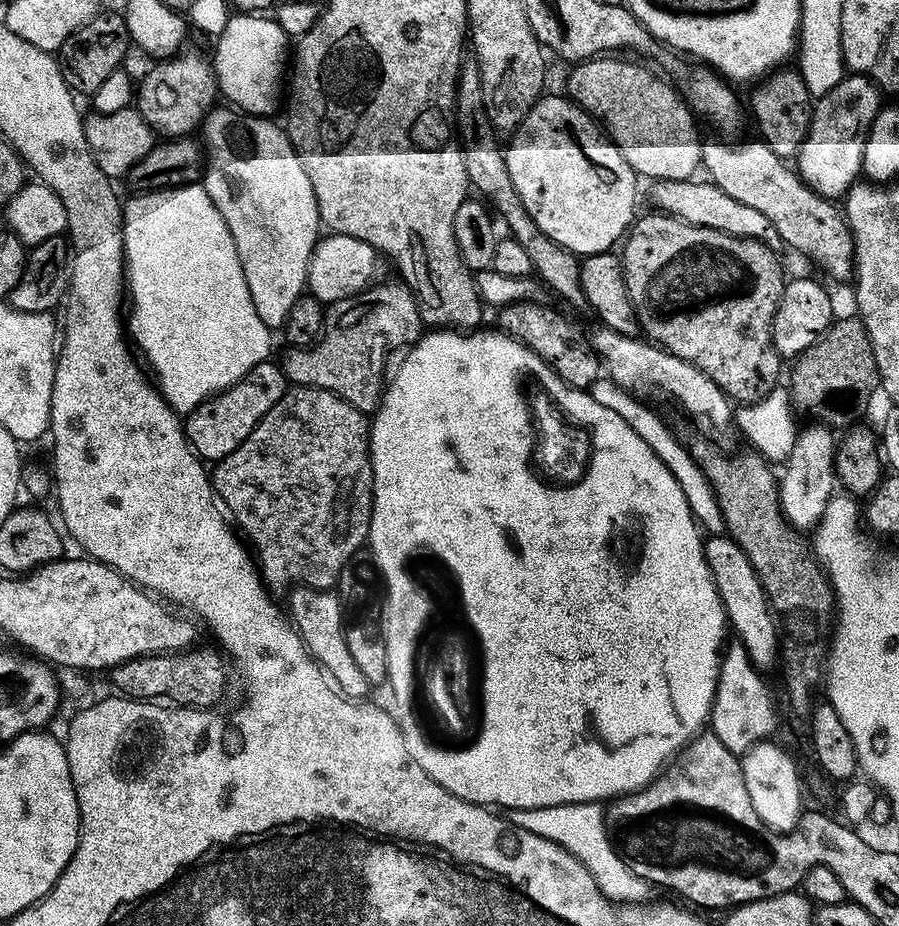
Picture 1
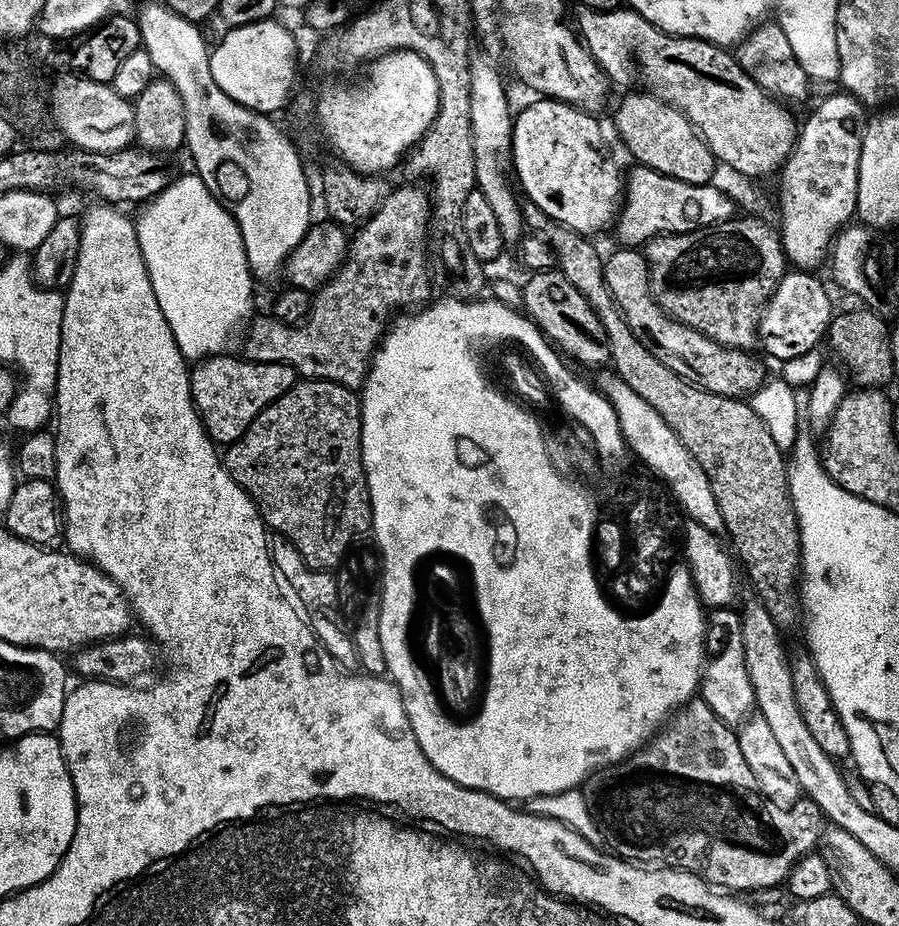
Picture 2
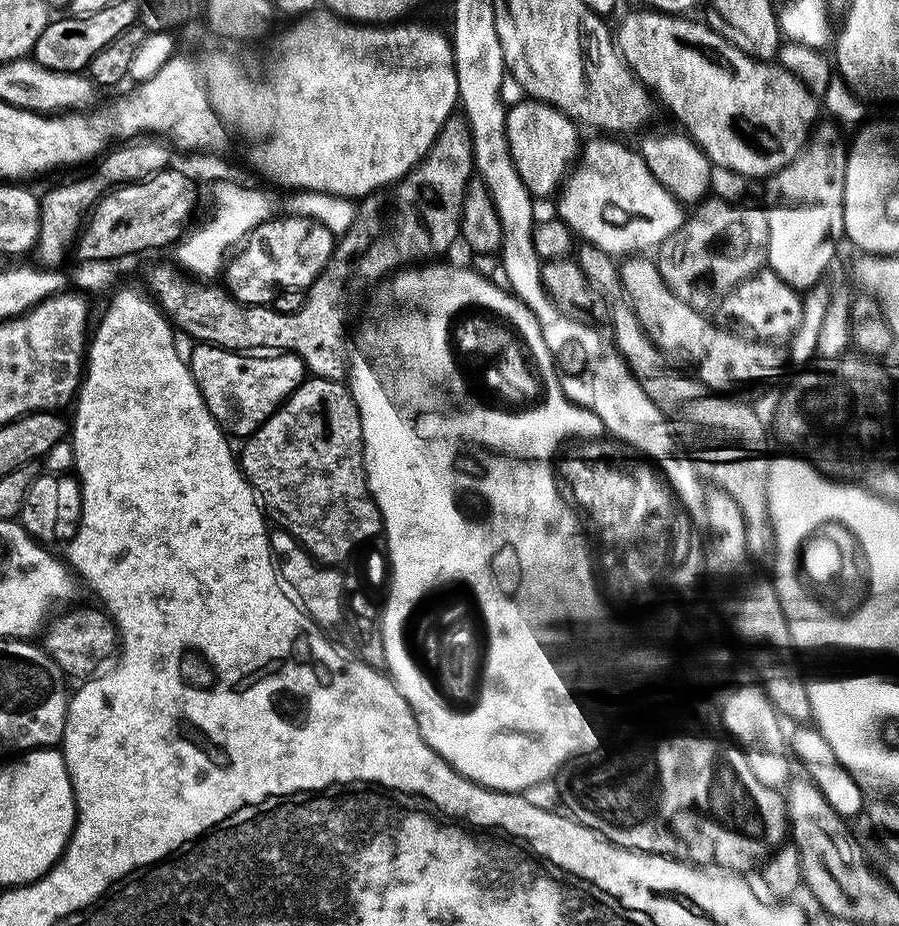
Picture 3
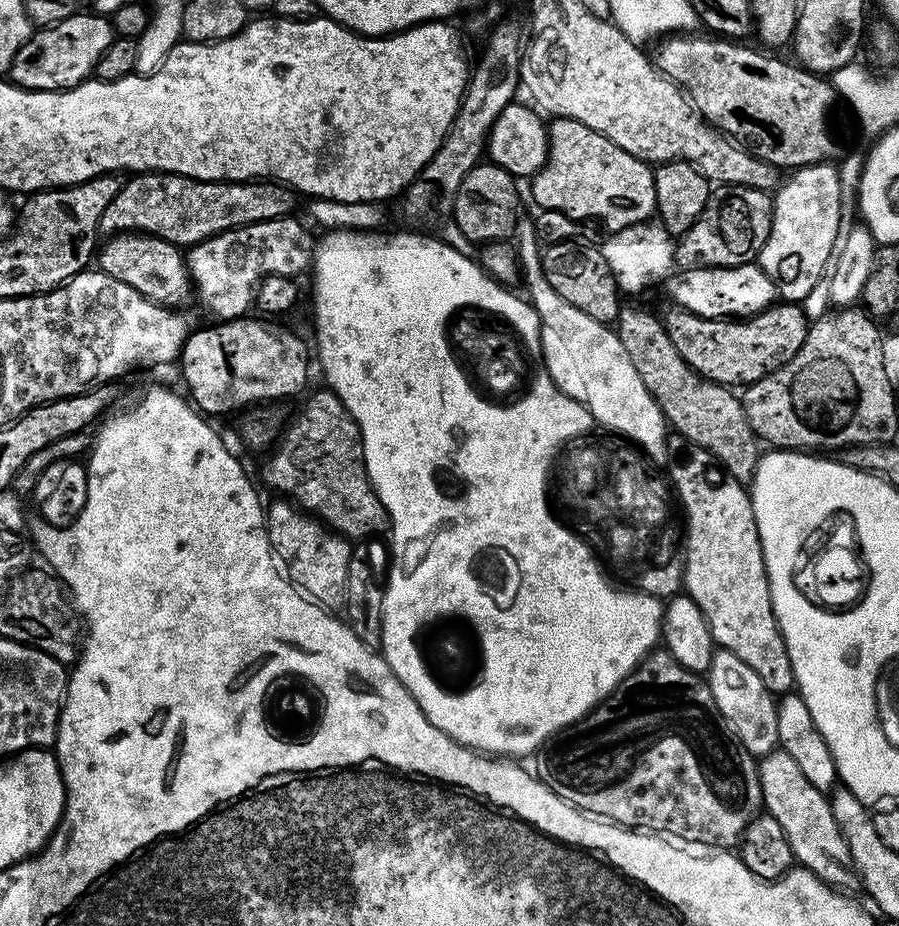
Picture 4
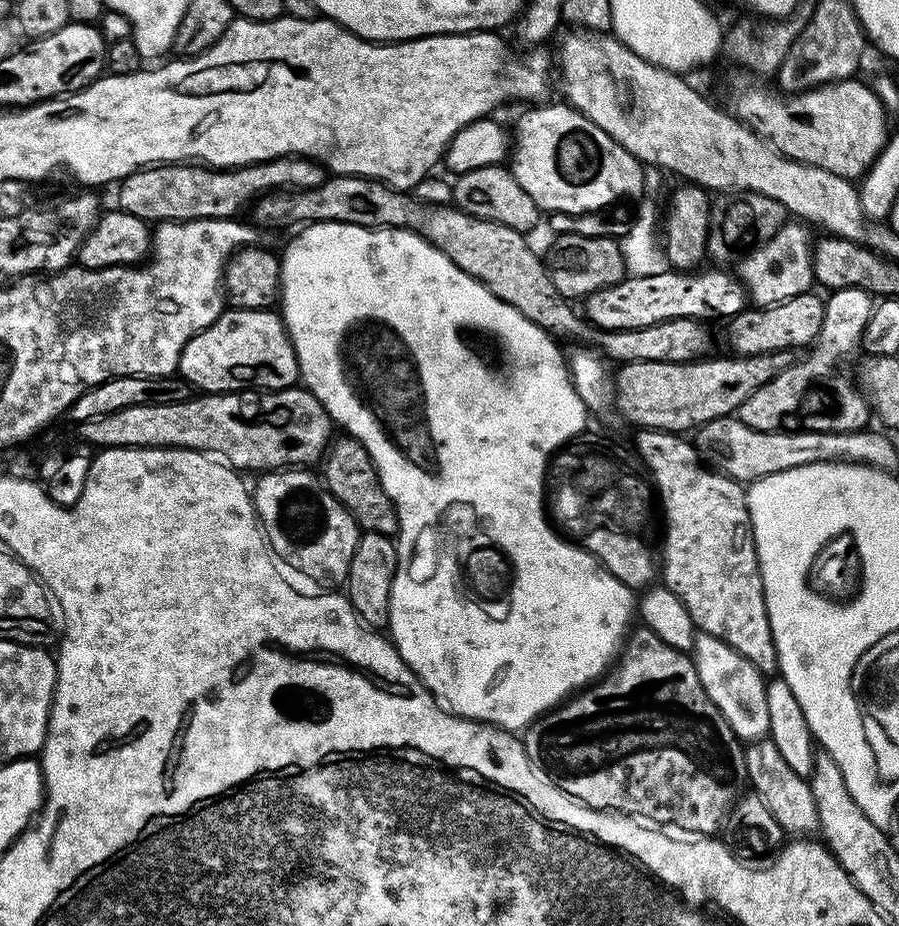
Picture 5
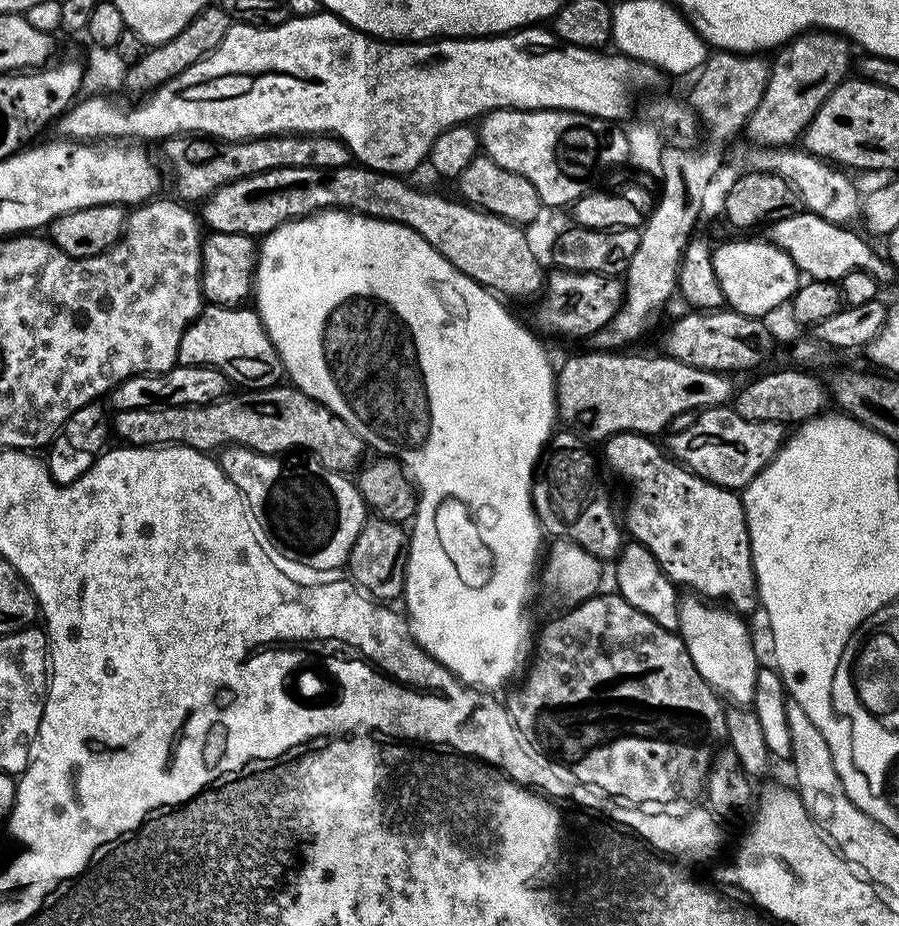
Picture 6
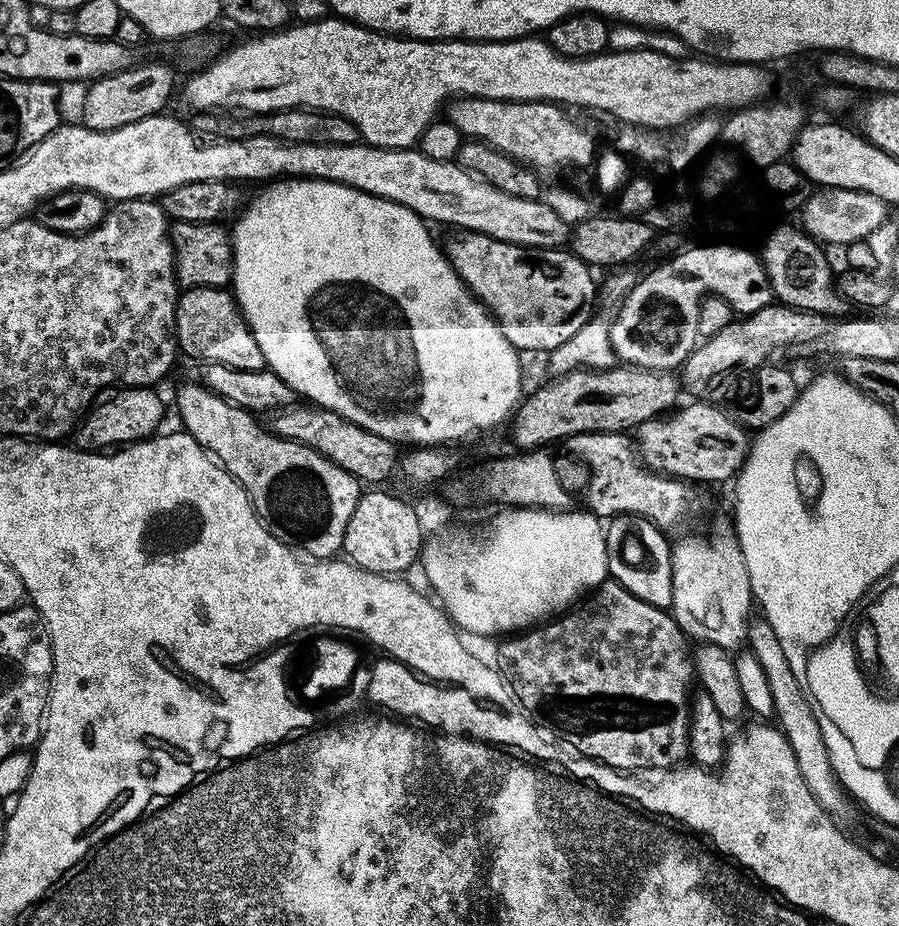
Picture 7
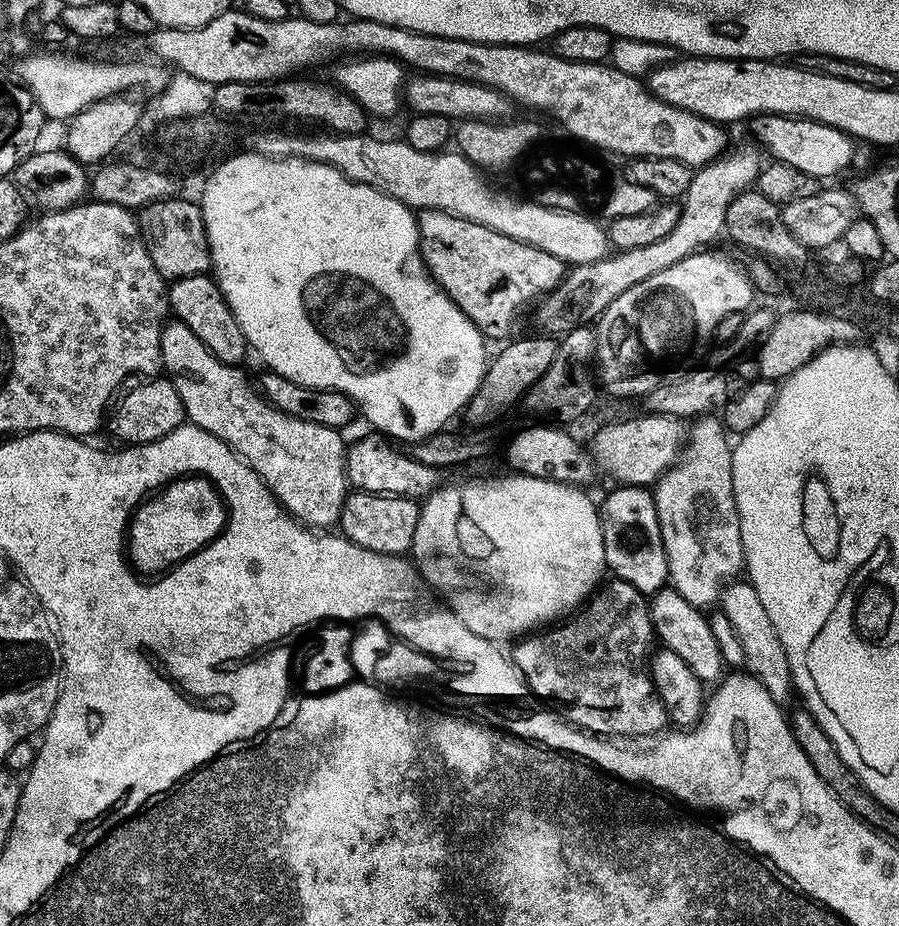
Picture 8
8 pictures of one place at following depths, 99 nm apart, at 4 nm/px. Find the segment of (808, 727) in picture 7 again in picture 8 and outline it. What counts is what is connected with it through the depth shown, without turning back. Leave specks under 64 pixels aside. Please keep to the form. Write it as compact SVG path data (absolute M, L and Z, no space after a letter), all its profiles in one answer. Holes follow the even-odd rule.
M740 582L729 583L721 591L719 611L724 612L726 618L730 620L734 634L742 644L742 652L745 655L743 667L755 680L762 682L762 686L766 686L766 694L770 694L774 703L787 705L787 700L794 696L794 685L790 662L786 658L786 646L782 646L782 638L778 638L778 630L774 630L774 622L770 622L770 614L766 614L751 583L736 583Z

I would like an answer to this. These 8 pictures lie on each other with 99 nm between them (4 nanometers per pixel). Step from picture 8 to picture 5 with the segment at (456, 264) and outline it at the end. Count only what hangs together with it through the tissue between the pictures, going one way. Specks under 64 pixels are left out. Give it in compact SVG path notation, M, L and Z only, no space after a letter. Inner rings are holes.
M667 270L646 277L627 275L616 284L599 288L597 292L588 295L586 319L589 324L603 328L606 332L617 332L638 330L674 318L690 318L705 322L720 319L723 321L745 311L750 297L743 283L733 273L732 277L730 273L724 272L728 270L702 271Z

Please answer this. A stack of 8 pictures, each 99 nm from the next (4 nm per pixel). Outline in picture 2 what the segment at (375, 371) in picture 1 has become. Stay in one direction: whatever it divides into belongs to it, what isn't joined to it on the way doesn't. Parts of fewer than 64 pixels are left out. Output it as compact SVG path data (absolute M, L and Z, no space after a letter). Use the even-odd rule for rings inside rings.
M404 184L391 192L392 189L381 199L376 211L353 231L357 231L353 236L351 233L346 244L346 259L333 275L315 289L311 297L311 308L302 322L296 325L286 324L272 314L267 314L260 317L257 315L247 325L248 337L244 340L243 352L247 359L262 364L289 364L301 377L309 380L329 380L353 390L363 389L364 379L368 376L372 362L372 353L376 351L386 325L393 319L397 311L395 308L399 304L420 306L429 299L429 193L412 184Z

